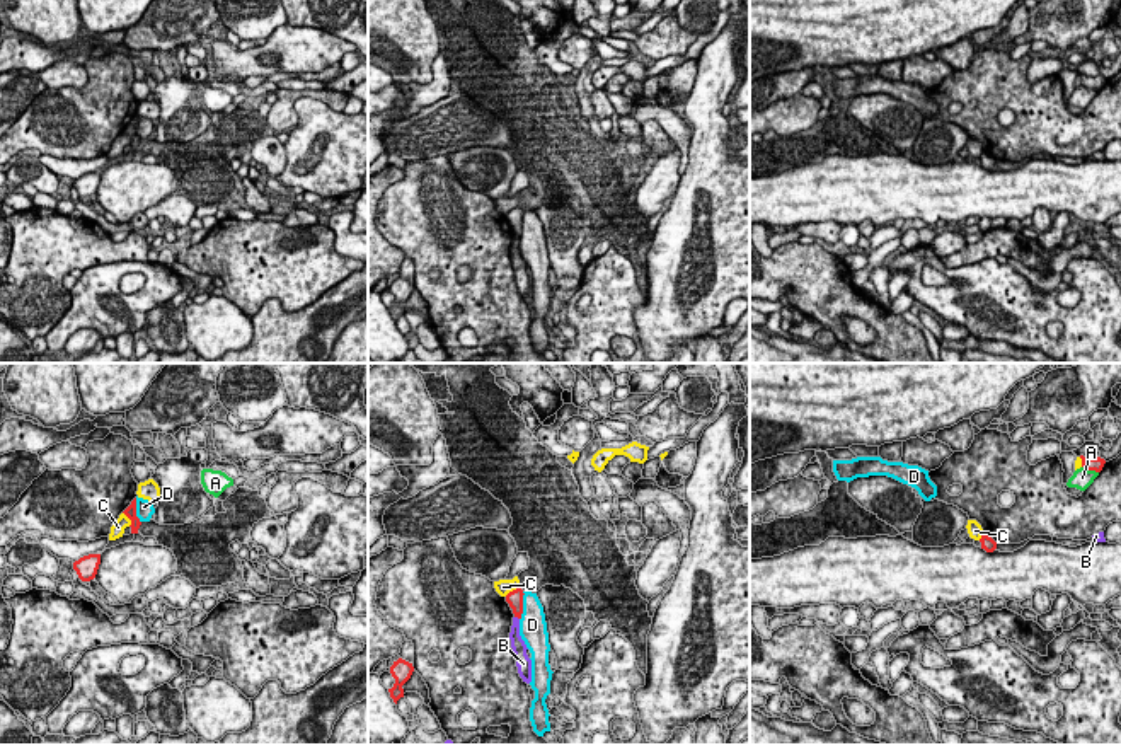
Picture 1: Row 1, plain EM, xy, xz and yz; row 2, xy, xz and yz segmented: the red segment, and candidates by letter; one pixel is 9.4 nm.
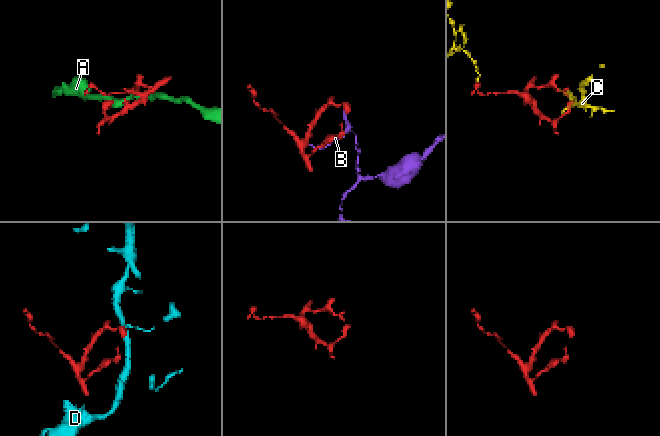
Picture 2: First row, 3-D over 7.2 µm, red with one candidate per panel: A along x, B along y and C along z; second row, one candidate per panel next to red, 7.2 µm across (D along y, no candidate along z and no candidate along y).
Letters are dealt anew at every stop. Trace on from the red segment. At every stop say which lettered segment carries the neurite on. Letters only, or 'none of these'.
none of these

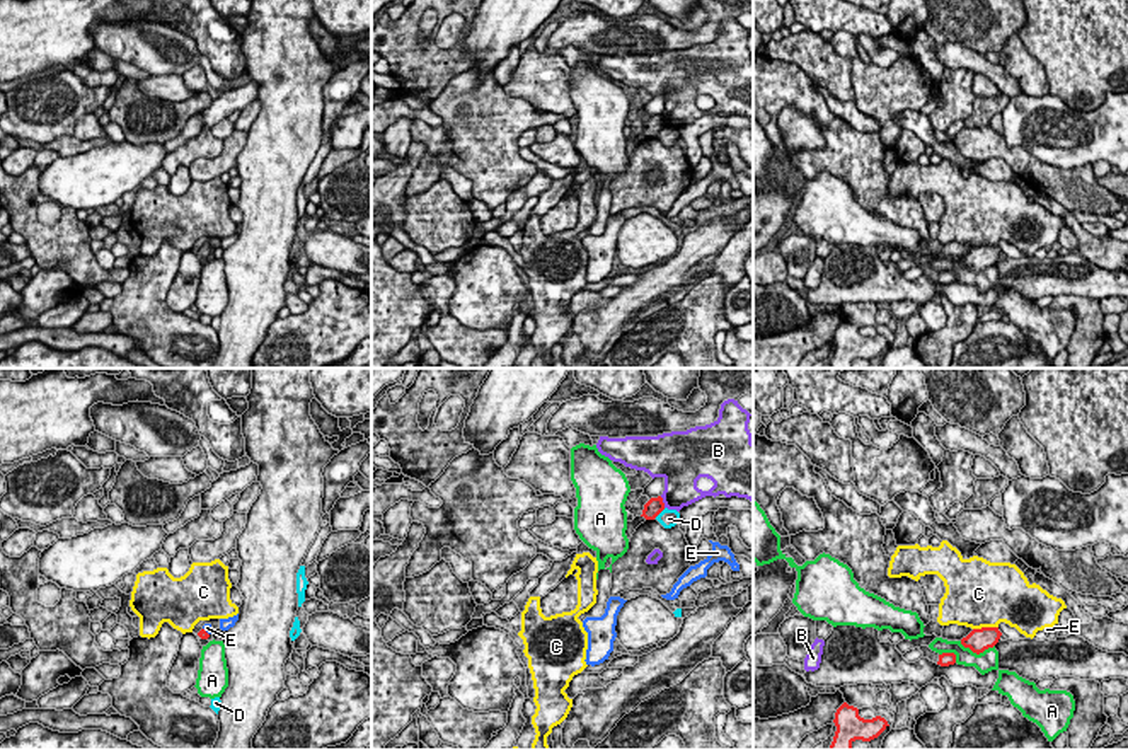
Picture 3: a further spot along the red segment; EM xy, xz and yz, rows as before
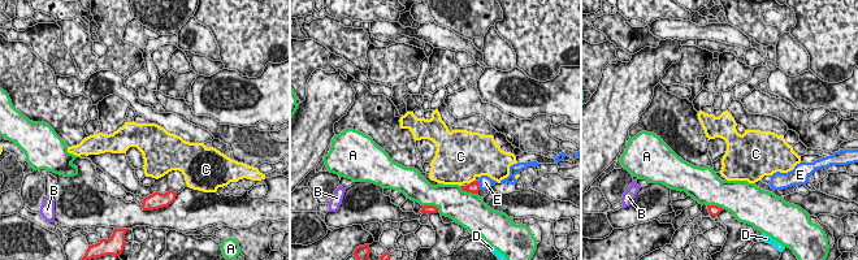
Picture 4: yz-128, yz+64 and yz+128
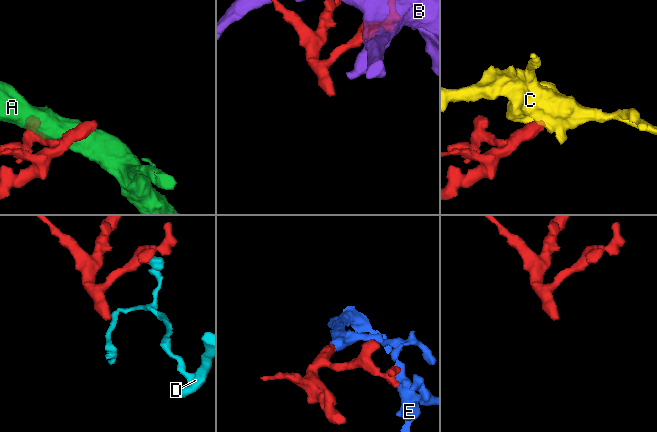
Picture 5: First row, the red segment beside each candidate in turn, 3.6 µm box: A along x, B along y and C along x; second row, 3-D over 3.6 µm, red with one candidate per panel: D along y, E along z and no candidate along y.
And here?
E

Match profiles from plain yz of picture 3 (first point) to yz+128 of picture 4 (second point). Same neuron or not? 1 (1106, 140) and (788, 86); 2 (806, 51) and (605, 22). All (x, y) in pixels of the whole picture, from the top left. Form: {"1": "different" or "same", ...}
{"1": "same", "2": "same"}

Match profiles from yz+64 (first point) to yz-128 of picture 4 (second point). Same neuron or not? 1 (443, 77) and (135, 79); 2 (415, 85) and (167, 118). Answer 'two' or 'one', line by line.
1: two
2: one

